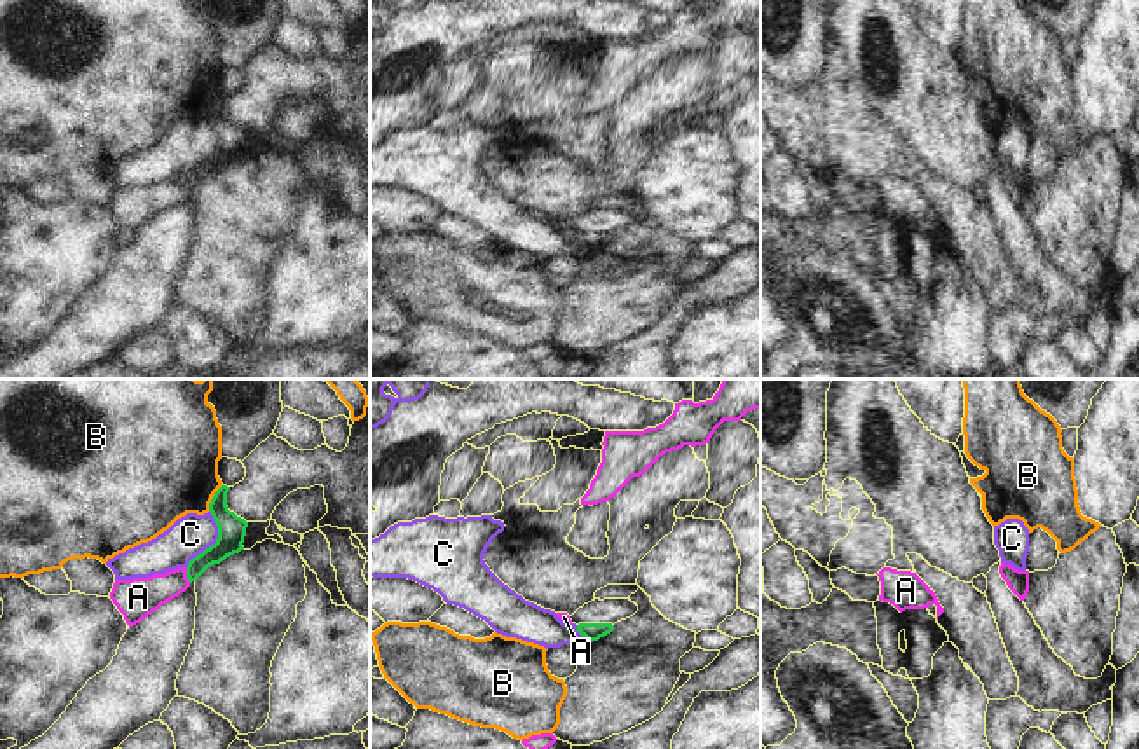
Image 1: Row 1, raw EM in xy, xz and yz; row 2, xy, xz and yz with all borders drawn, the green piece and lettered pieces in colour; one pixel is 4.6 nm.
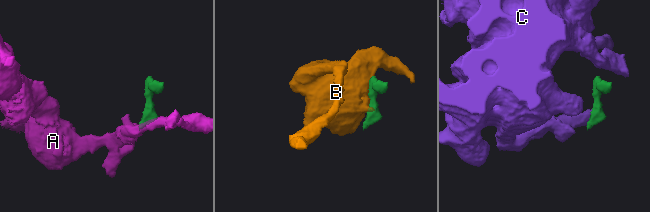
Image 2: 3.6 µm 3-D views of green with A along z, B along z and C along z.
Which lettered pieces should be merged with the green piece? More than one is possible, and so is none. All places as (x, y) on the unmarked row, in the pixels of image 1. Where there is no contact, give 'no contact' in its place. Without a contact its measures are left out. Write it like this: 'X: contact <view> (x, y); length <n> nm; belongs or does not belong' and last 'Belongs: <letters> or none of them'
A: contact xy (187, 184); length 80 nm; belongs
B: contact xy (213, 107); length 140 nm; does not belong
C: contact xy (217, 151); length 280 nm; does not belong
Belongs: A

